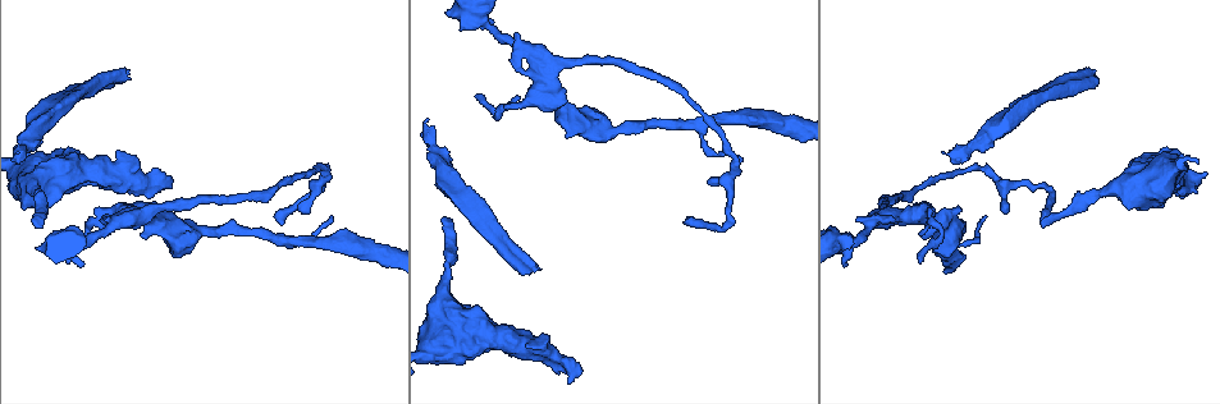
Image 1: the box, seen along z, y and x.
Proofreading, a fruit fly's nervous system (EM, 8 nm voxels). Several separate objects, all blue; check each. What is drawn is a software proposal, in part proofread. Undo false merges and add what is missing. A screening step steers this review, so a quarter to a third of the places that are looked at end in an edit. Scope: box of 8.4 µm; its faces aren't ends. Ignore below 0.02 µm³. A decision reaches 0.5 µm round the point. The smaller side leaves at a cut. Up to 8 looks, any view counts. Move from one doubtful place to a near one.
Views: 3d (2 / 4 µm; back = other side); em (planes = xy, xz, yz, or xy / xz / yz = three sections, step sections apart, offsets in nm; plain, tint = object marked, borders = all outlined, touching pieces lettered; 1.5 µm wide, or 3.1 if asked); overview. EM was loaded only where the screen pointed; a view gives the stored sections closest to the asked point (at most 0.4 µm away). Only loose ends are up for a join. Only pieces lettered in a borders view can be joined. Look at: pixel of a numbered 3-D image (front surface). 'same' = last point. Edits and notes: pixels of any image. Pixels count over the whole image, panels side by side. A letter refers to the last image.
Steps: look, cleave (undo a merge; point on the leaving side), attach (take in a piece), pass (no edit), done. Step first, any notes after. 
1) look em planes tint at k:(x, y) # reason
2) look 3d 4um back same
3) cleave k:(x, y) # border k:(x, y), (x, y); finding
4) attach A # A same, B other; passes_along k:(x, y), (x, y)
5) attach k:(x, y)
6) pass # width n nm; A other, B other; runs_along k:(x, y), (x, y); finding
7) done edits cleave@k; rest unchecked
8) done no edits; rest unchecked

look em planes borders at 1:(567, 137) # free end

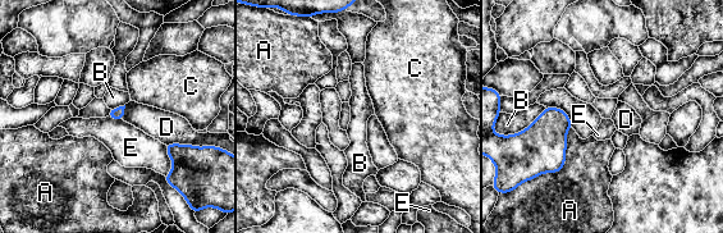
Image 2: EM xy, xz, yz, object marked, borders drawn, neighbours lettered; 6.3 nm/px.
pass # A other, B other, C other, D other, E other; border 2:(165, 144), (192, 144), (198, 147); no lettered piece goes on from it

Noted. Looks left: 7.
look 3d 2um at 1:(320, 166) # abrupt turn

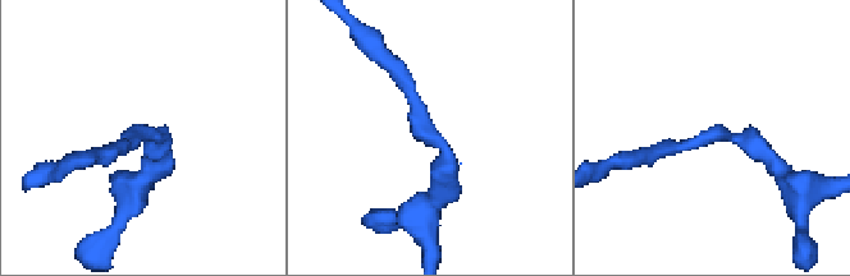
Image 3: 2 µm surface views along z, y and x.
look em planes borders at 3:(434, 140)

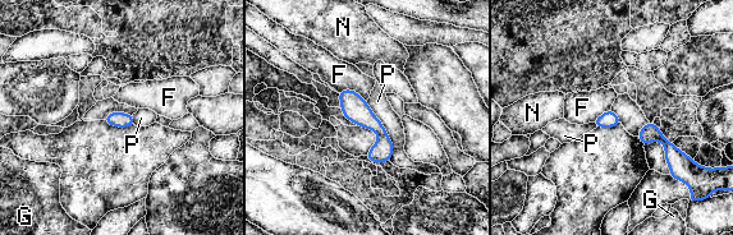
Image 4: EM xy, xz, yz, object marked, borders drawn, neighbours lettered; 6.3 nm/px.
pass # F other, G other, N other, P other; runs_along 4:(342, 93), (381, 133), (386, 159); all the same cell

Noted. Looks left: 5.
look 3d 2um at 1:(540, 269) # free end

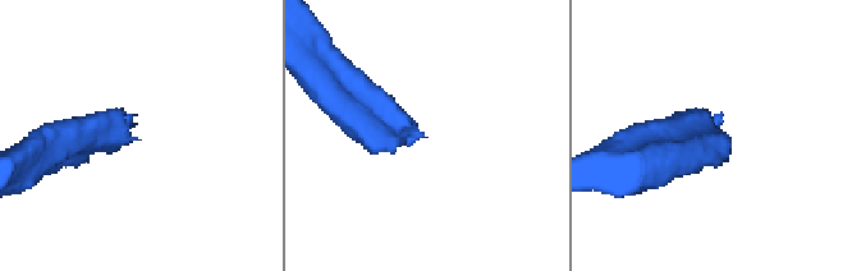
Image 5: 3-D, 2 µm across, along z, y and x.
look em planes borders at 5:(712, 140)

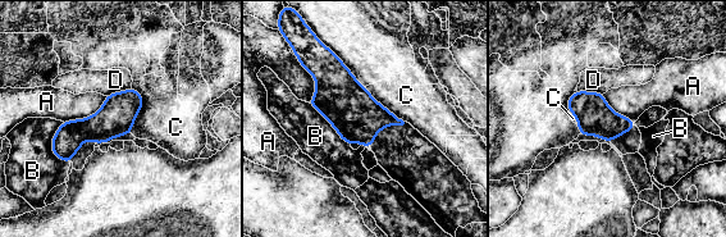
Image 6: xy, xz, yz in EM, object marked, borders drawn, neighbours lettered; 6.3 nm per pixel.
pass # width 220 nm; A other, B other, C other, D other; border 6:(106, 96), (92, 114), (63, 122); no lettered piece goes on from it

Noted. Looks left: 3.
done no edits; rest unchecked

